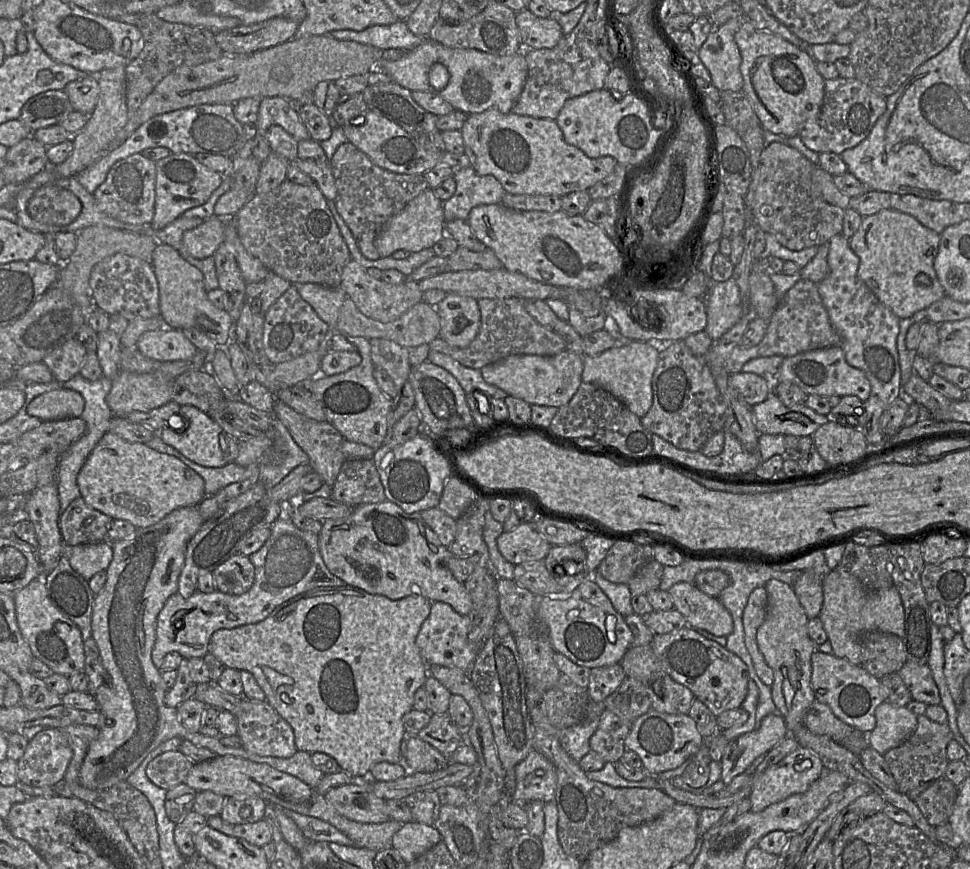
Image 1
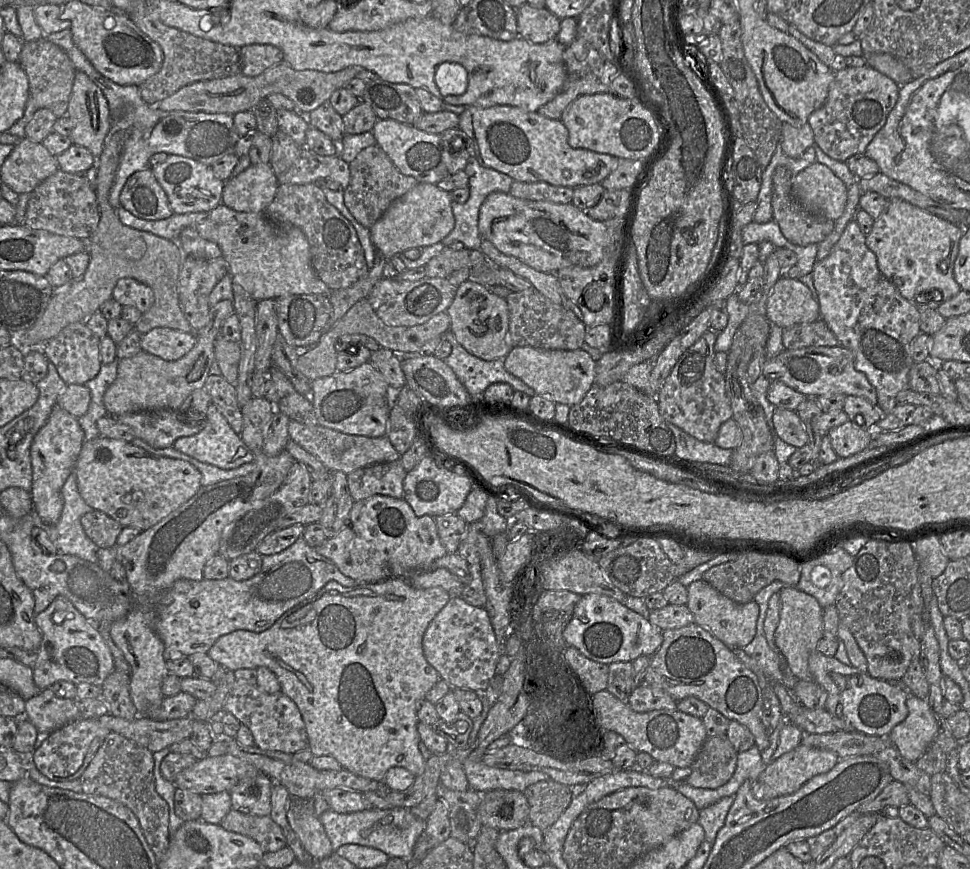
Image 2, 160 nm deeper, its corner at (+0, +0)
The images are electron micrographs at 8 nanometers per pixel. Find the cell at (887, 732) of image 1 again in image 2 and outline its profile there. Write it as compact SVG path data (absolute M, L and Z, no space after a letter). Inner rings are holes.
M908 693L906 706L907 717L891 730L888 738L903 758L916 762L935 740L940 725L926 699Z

